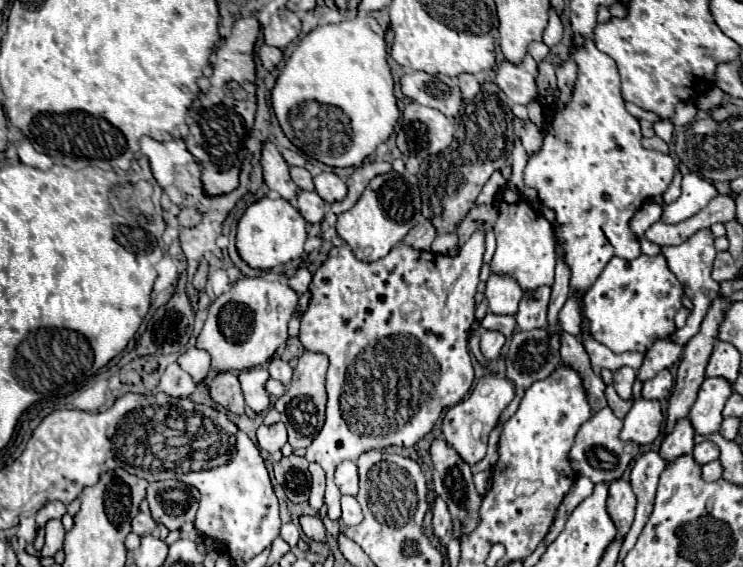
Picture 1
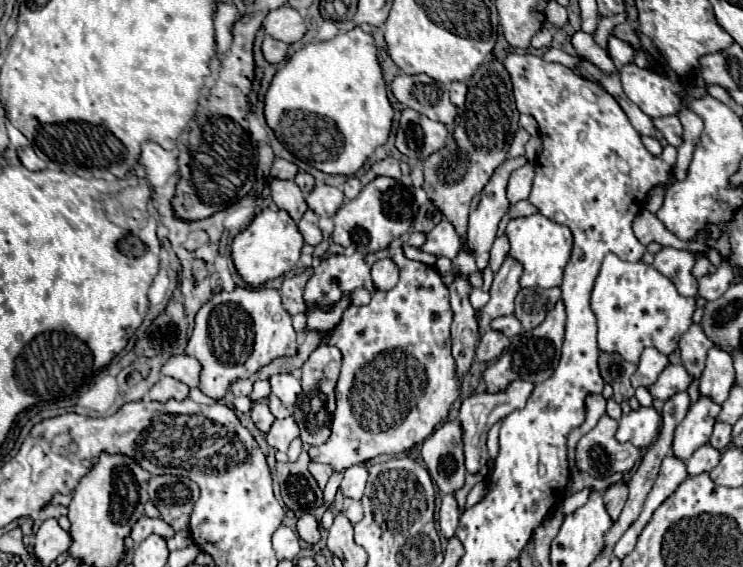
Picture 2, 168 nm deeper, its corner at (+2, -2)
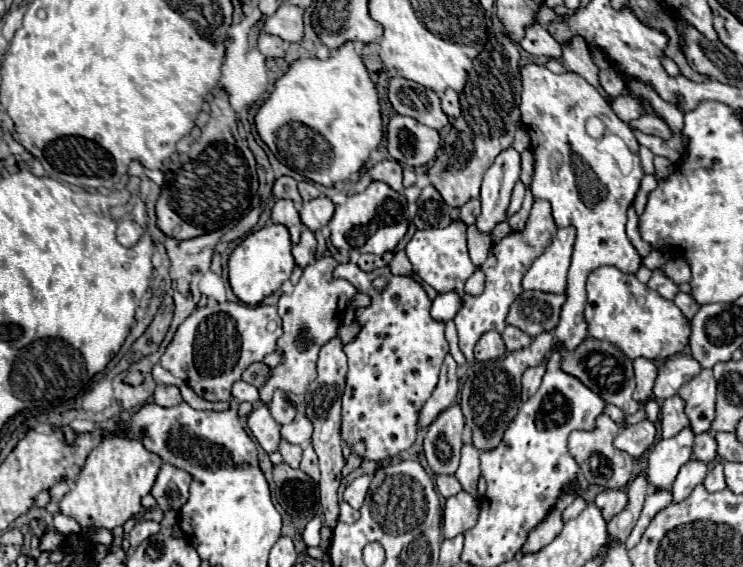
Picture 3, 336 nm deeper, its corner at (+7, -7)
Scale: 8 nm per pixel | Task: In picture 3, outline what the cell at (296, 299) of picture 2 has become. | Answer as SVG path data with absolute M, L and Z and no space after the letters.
M320 258L312 264L308 264L294 286L290 294L282 294L278 302L278 316L284 324L284 336L278 342L280 350L284 352L286 360L284 364L272 368L272 374L264 386L260 386L260 400L264 404L270 404L274 390L288 390L288 392L300 392L300 374L304 372L304 390L316 376L316 358L318 350L336 336L336 330L340 326L340 310L338 304L342 304L342 316L350 302L350 298L358 292L350 282L346 280L332 280L330 272L334 270L334 264L338 264L334 258Z

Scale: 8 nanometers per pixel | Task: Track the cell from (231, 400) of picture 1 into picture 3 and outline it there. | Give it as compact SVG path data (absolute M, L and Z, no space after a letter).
M238 380L234 386L232 386L232 396L238 400L238 402L252 402L256 404L258 402L258 388L248 384L248 382L242 382Z

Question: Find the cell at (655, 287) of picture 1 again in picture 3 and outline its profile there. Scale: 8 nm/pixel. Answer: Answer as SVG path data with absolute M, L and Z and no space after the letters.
M600 266L590 272L588 282L586 282L586 292L588 292L588 302L586 302L584 318L588 322L588 336L614 344L630 360L640 358L640 356L648 360L666 360L670 356L680 354L684 346L688 344L688 336L692 328L690 320L682 314L682 310L672 300L658 296L658 292L642 284L634 274L626 274L614 266Z

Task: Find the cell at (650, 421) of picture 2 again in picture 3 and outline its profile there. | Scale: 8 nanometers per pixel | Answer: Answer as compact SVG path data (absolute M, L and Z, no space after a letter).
M642 420L634 426L622 428L614 440L614 446L622 452L628 452L634 458L640 458L654 442L654 436L656 436L654 424L650 420Z

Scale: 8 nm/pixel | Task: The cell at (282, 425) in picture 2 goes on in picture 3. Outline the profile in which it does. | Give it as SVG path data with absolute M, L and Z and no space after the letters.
M298 414L290 424L280 426L280 436L282 440L290 442L290 444L308 444L310 436L312 436L312 424L306 420L304 414Z

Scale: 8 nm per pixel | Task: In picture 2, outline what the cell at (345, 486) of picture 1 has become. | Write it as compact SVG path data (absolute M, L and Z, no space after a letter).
M353 465L345 471L339 491L343 493L343 497L351 497L351 499L359 501L363 497L365 483L367 483L367 469L363 465Z

